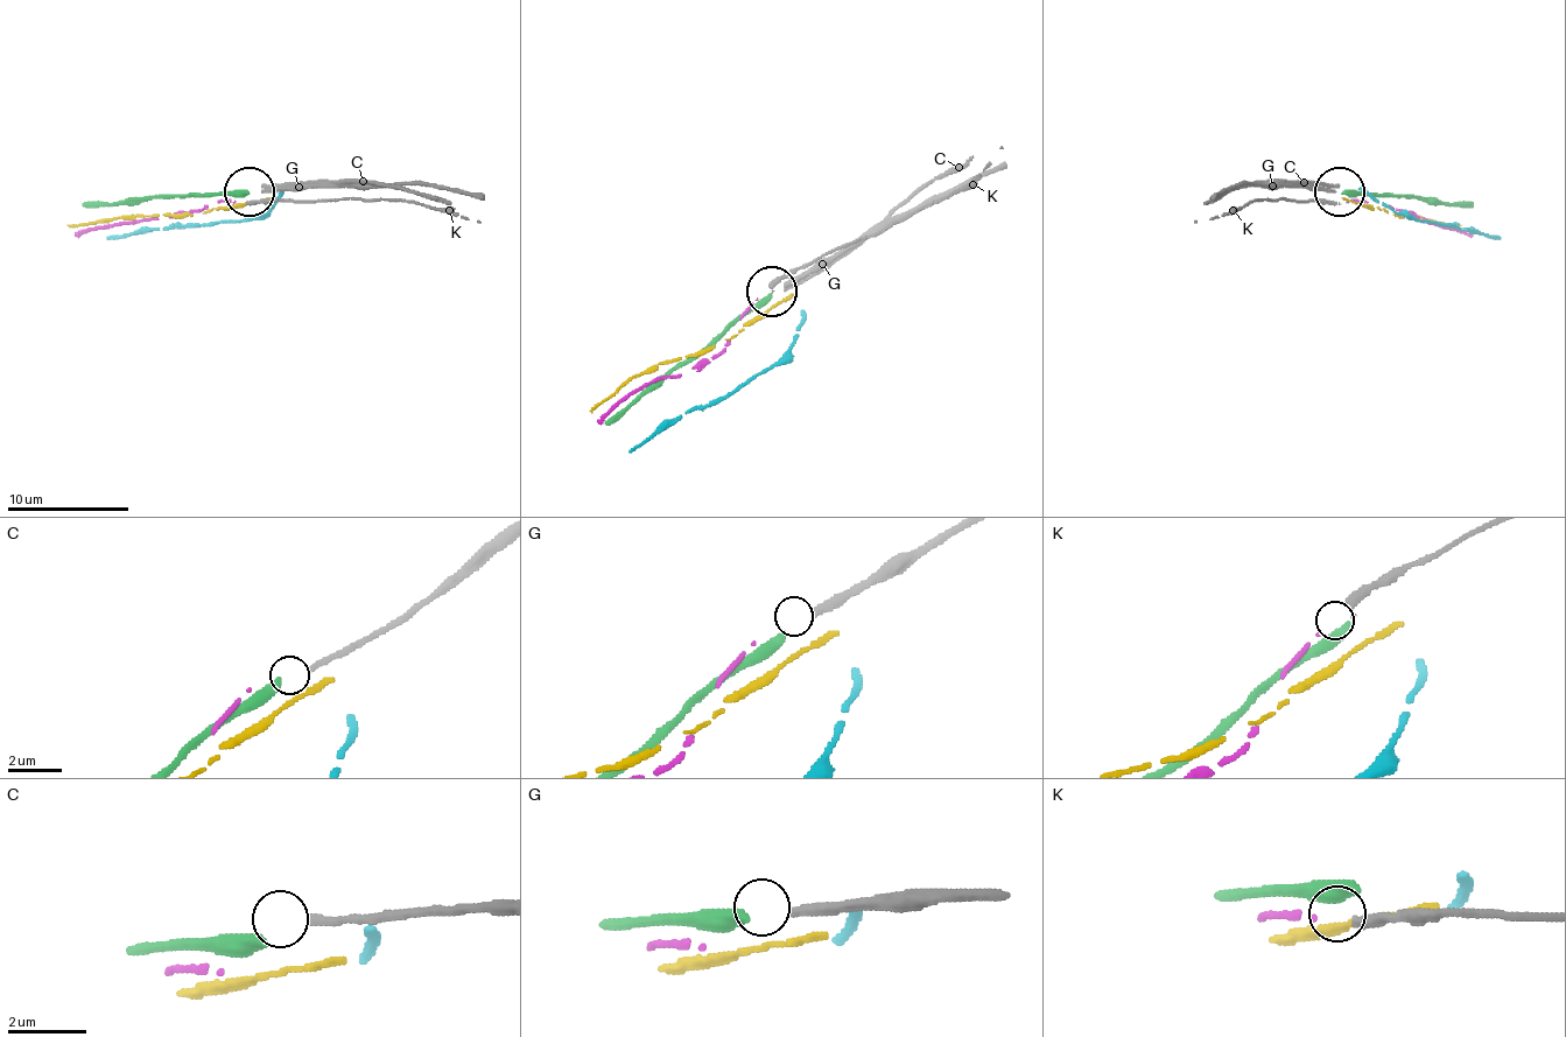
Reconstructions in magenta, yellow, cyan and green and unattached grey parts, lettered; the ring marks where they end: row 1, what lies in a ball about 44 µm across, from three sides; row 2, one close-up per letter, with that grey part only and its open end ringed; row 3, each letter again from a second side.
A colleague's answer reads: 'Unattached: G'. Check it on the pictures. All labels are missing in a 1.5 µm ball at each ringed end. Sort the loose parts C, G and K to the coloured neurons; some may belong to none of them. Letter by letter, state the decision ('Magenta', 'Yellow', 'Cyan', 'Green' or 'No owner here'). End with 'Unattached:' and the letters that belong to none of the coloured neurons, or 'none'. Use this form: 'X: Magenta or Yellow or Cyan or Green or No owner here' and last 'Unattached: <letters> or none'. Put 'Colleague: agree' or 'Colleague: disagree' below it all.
C: No owner here
G: Green
K: Magenta
Unattached: C
Colleague: disagree

